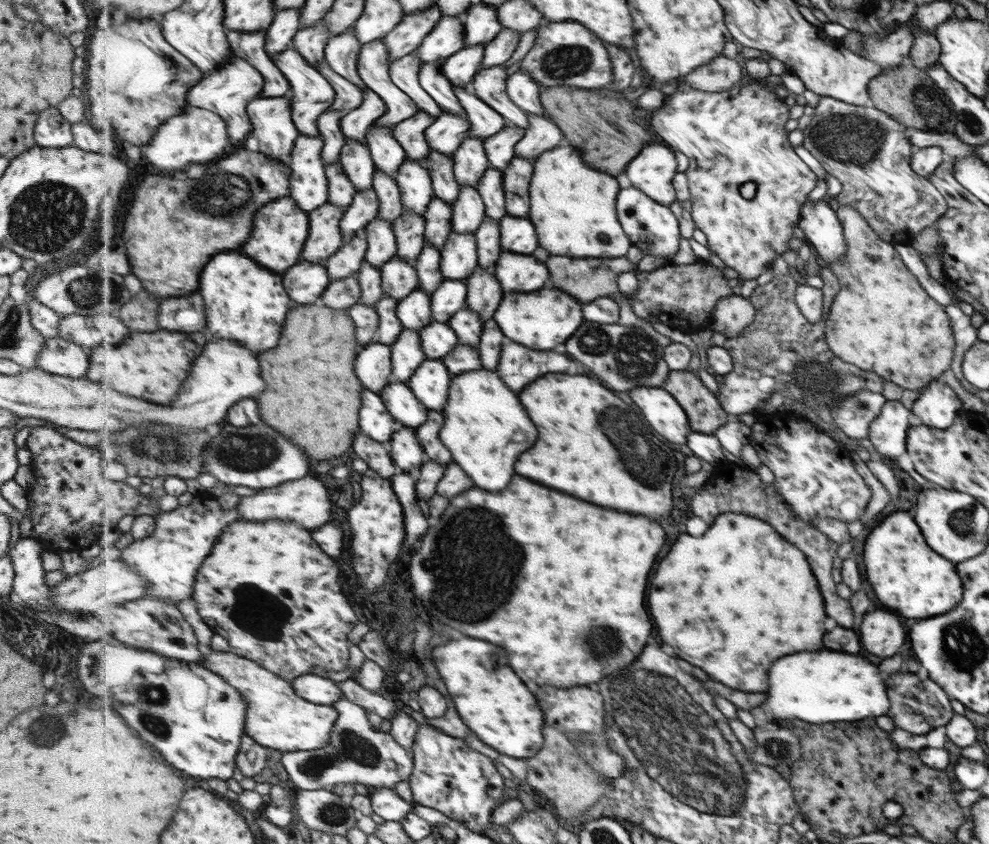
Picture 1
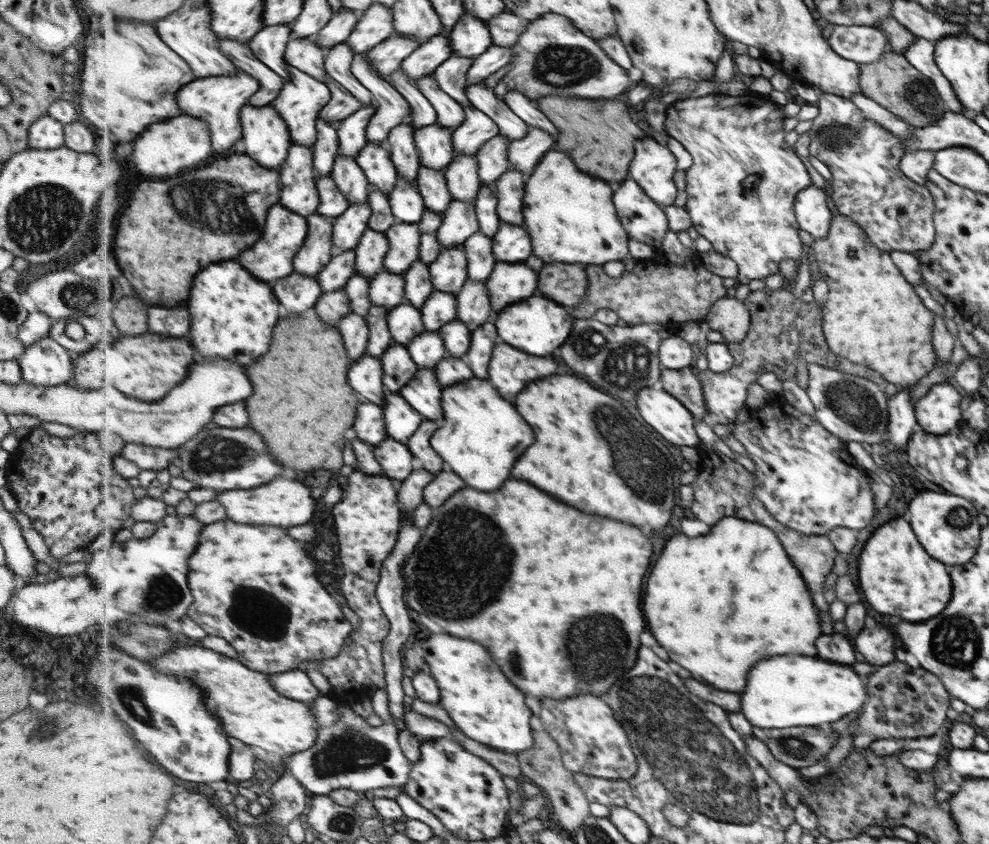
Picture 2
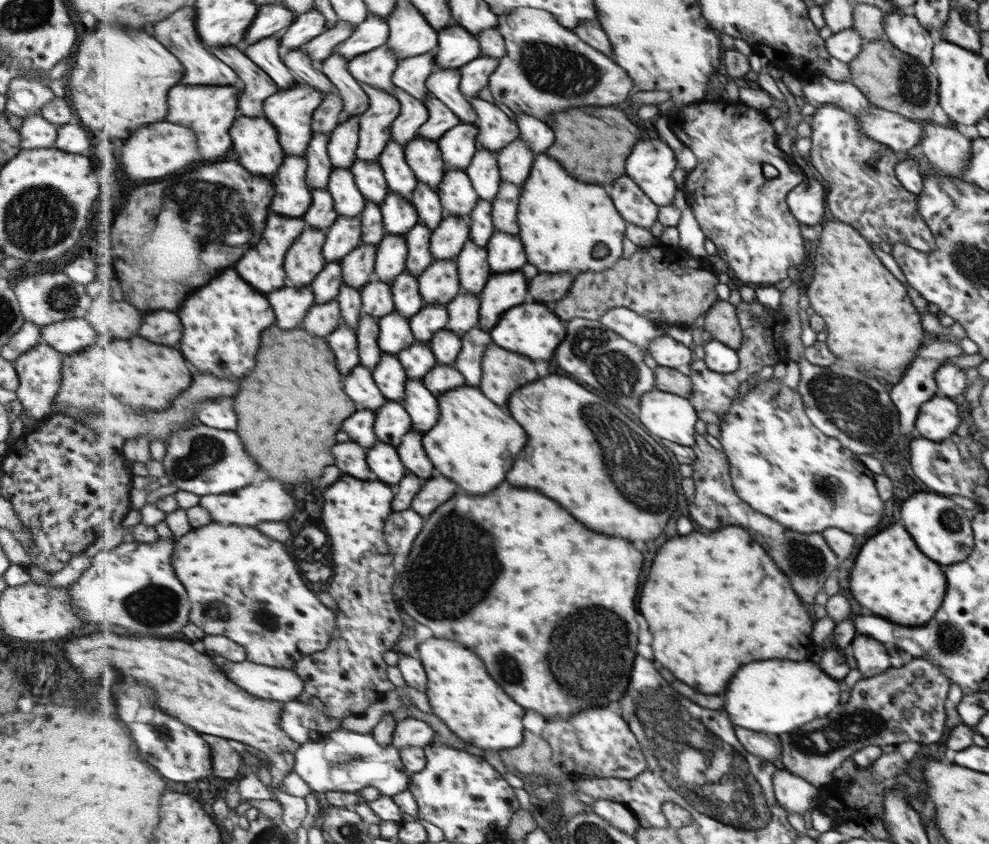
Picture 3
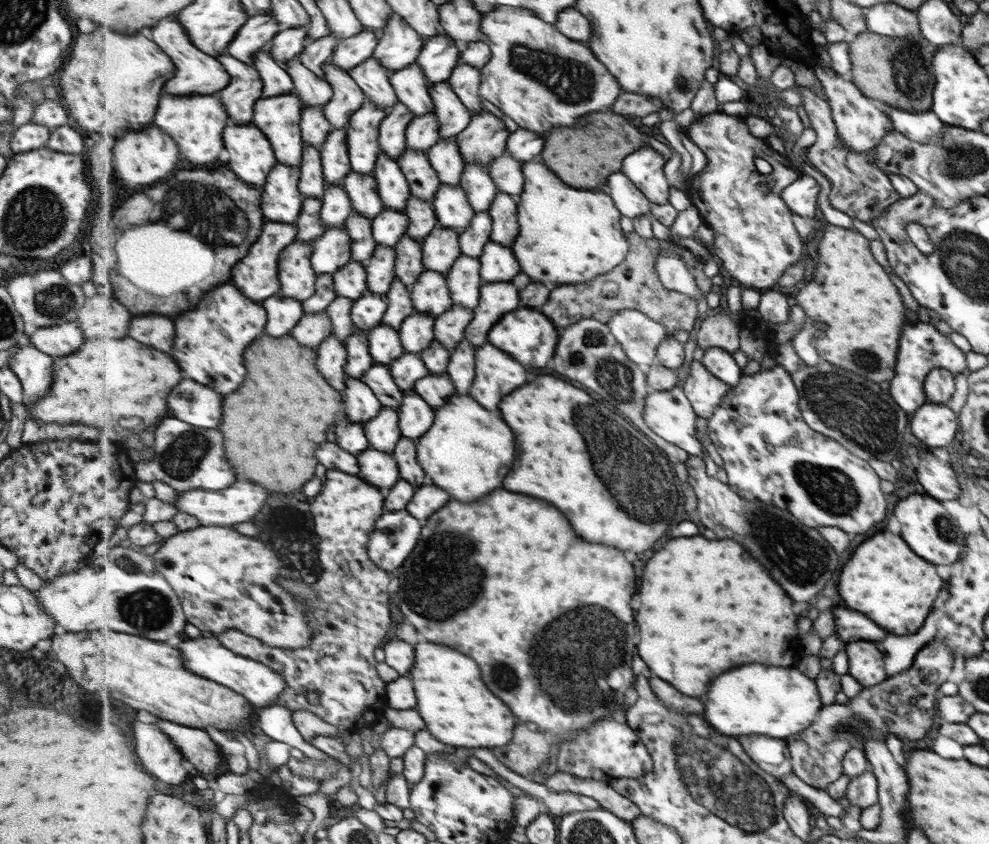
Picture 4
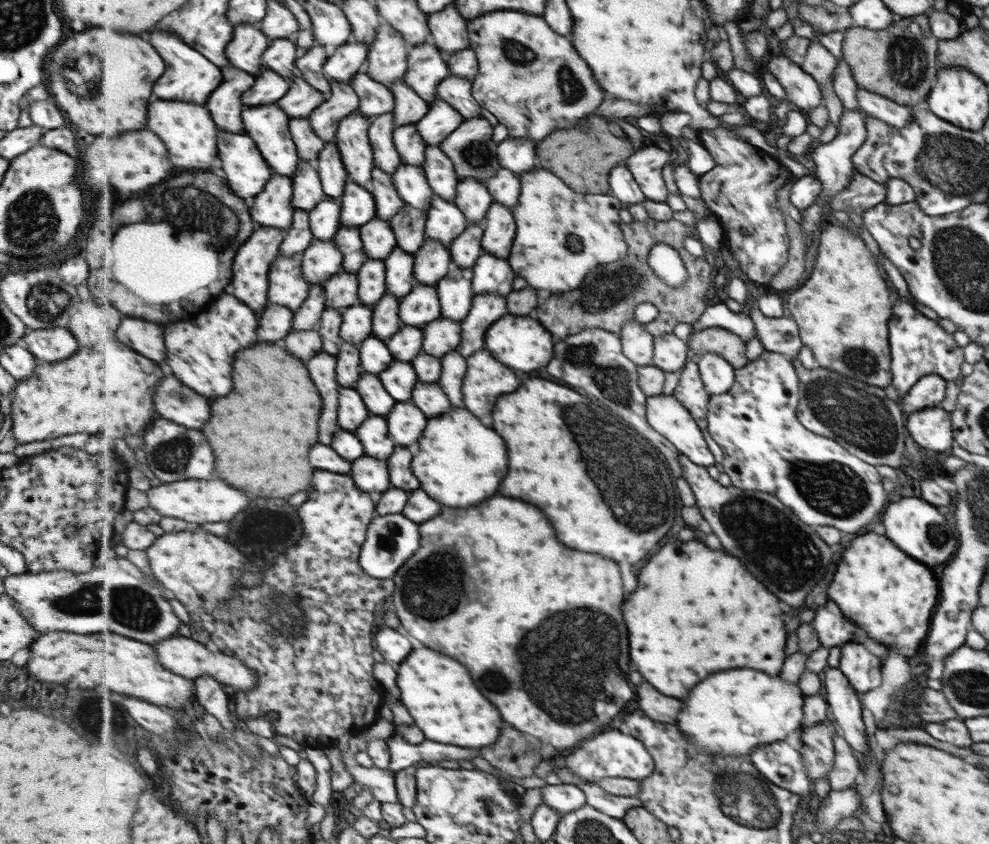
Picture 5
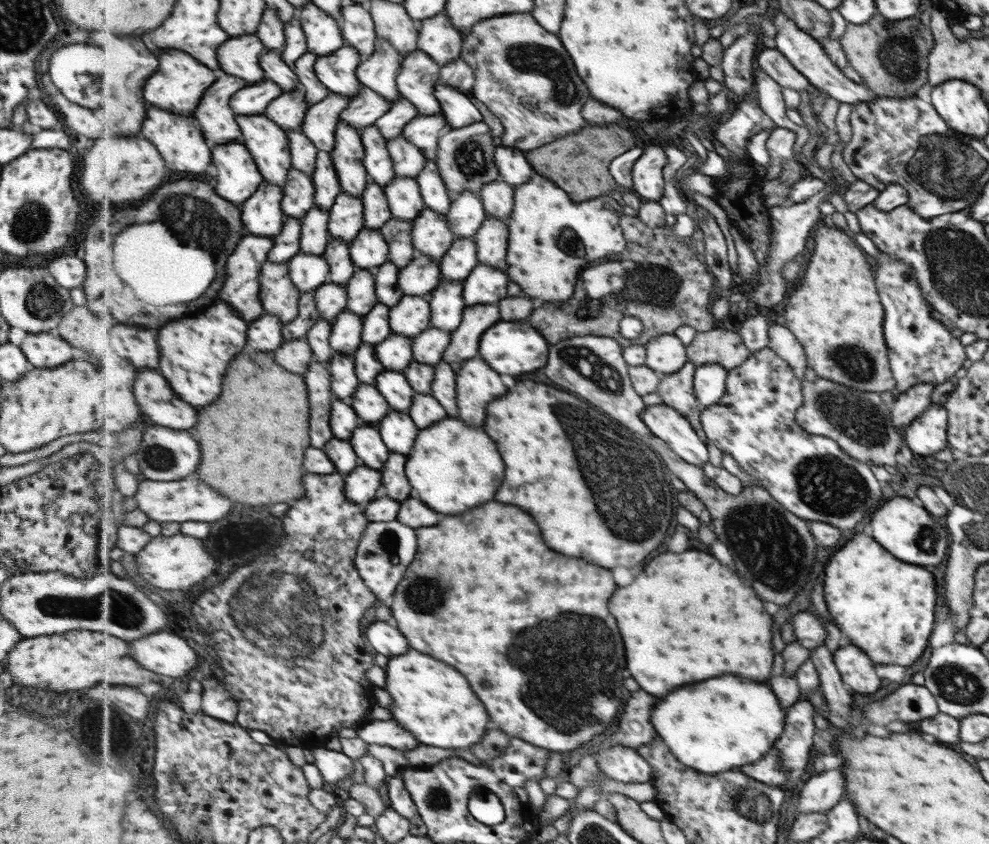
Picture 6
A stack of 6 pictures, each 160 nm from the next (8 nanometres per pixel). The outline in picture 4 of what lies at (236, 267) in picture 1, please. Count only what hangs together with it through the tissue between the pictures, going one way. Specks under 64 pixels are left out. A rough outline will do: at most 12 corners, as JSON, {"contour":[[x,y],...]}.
{"contour":[[235,284],[177,320],[173,356],[193,380],[231,394],[267,309]]}

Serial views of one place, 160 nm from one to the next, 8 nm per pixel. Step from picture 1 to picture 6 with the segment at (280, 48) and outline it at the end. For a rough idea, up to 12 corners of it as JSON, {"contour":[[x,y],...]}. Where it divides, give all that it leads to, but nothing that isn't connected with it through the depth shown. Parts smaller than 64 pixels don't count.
{"contour":[[268,79],[248,84],[231,98],[236,116],[265,115],[283,94]]}

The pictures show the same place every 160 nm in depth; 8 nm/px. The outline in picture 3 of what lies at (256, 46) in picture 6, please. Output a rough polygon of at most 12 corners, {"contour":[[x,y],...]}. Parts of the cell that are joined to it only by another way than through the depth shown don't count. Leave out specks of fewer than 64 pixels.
{"contour":[[281,1],[260,6],[243,47],[282,33],[295,12]]}

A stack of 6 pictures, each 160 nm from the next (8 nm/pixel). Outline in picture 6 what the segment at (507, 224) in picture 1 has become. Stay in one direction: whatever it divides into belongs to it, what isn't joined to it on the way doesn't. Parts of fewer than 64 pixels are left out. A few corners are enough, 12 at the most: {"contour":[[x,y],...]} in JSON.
{"contour":[[479,263],[464,280],[466,306],[497,305],[510,276]]}

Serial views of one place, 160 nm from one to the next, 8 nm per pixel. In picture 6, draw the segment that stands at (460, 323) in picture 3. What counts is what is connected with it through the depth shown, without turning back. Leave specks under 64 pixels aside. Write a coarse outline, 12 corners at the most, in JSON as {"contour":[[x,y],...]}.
{"contour":[[429,327],[414,338],[415,361],[444,359],[452,332]]}

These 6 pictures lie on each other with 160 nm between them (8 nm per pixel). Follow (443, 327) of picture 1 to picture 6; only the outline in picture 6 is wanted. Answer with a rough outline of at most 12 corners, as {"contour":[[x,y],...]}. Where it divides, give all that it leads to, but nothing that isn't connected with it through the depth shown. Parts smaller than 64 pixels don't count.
{"contour":[[385,370],[375,385],[391,410],[410,411],[417,392],[404,373]]}

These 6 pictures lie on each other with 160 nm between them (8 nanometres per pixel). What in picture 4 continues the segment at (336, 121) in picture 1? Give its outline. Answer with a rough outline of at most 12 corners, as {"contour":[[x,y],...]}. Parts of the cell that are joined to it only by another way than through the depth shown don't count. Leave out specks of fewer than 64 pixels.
{"contour":[[306,146],[300,191],[325,196],[327,182],[319,149]]}

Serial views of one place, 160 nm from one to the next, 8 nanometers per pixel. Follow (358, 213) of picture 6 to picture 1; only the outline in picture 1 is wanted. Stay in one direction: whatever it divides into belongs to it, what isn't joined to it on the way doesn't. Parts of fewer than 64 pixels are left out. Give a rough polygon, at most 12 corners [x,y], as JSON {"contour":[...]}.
{"contour":[[375,124],[365,143],[376,170],[395,176],[407,152],[394,127]]}

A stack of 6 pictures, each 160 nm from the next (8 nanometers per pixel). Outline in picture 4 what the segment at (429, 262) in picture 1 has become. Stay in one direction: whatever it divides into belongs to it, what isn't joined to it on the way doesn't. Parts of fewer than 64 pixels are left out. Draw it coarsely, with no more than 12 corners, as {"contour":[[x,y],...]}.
{"contour":[[396,278],[382,322],[399,331],[416,313],[411,287]]}

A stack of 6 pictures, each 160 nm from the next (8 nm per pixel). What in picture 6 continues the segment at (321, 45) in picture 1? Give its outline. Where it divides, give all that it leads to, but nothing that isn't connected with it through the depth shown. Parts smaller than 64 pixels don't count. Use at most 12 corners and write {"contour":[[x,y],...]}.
{"contour":[[301,87],[284,93],[265,116],[287,132],[301,130],[310,106]]}

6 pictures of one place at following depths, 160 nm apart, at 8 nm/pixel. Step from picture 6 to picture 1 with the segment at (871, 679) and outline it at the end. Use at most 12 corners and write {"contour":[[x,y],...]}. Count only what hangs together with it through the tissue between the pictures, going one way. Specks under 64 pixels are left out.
{"contour":[[883,610],[863,616],[861,646],[879,658],[905,642],[901,622]]}

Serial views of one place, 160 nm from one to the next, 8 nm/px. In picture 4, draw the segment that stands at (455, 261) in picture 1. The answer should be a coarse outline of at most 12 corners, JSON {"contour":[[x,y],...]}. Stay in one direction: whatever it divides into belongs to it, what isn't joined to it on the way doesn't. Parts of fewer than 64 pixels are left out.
{"contour":[[426,270],[411,286],[417,313],[437,318],[455,304],[448,273]]}

